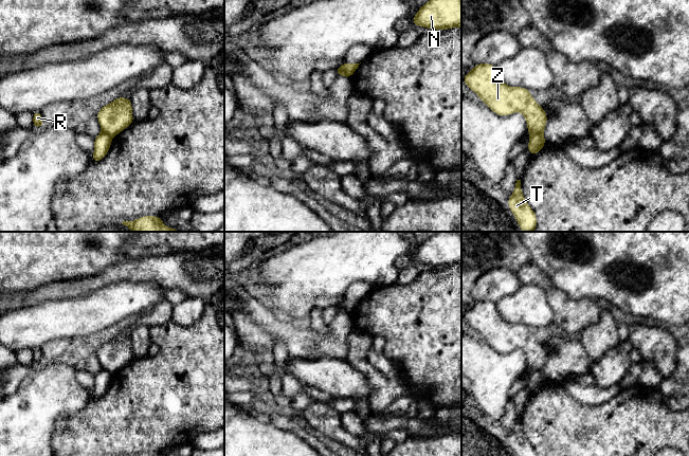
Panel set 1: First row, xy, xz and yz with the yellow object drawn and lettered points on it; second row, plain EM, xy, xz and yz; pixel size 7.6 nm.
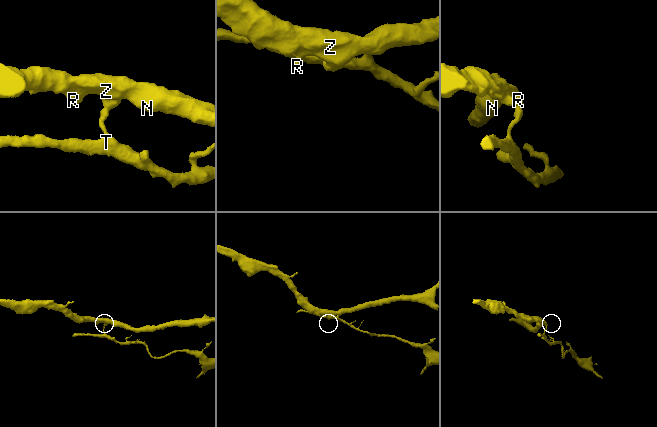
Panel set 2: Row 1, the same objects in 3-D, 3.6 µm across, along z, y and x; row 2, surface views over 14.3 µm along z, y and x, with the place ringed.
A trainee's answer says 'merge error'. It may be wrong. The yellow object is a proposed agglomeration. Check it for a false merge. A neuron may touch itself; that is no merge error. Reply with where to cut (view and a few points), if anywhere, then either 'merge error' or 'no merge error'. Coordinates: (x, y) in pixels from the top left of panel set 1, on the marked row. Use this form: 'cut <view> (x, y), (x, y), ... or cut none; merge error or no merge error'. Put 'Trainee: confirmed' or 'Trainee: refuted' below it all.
cut yz (542, 132), (530, 135); merge error
Trainee: confirmed

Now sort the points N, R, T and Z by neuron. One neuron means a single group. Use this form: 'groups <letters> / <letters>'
groups N R Z / T

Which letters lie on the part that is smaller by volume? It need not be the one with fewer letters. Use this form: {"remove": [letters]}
{"remove": ["T"]}

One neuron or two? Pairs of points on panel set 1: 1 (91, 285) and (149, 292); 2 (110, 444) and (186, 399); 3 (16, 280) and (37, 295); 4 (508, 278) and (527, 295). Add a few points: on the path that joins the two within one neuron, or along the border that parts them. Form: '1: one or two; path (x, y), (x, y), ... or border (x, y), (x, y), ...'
1: two; border (129, 280), (118, 280), (82, 296)
2: one; path (129, 425), (152, 403), (167, 400)
3: two; border (54, 281), (49, 281), (29, 291), (11, 292)
4: two; border (521, 285), (514, 292), (505, 295), (497, 302)

